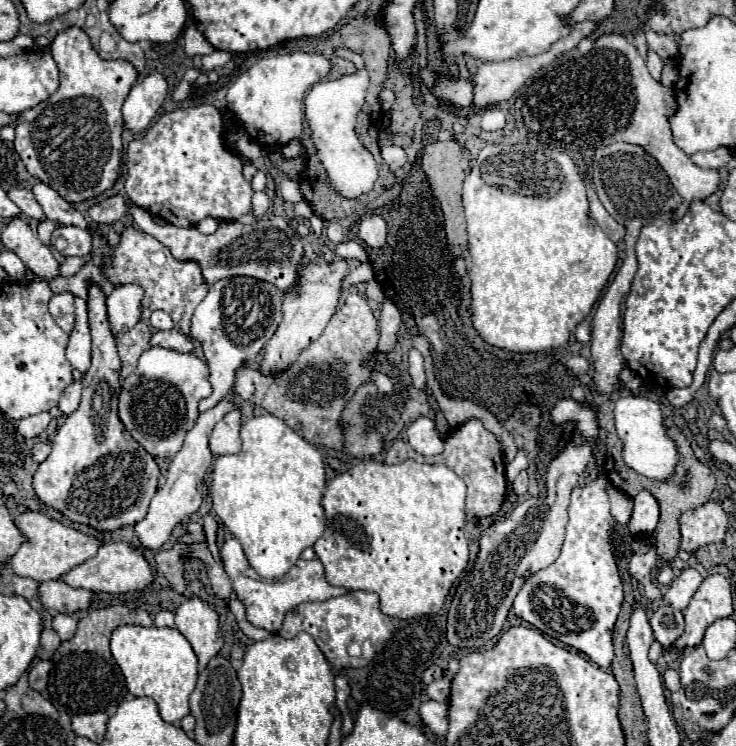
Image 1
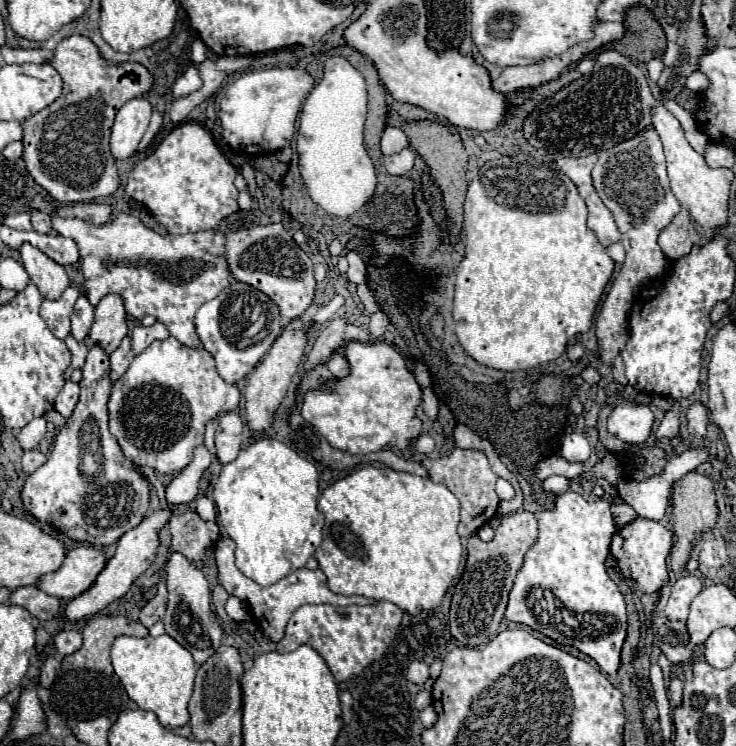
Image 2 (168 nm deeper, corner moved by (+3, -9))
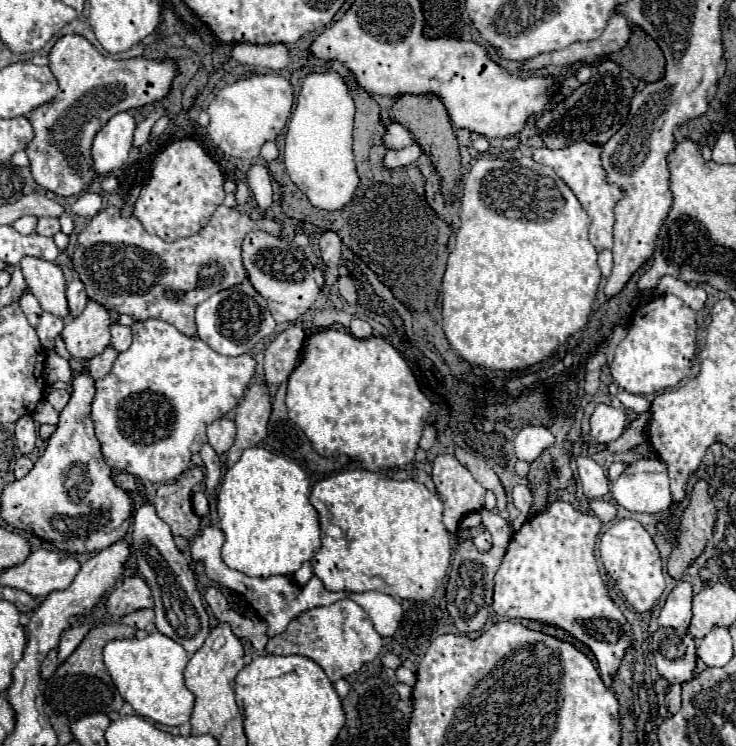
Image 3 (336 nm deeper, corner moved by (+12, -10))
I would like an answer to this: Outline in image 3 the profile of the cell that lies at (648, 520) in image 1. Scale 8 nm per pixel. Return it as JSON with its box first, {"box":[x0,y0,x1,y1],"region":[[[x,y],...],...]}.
{"box":[612,458,672,514],"region":[[[642,458],[612,482],[614,500],[630,512],[658,514],[670,508],[672,494],[668,466],[658,458]]]}

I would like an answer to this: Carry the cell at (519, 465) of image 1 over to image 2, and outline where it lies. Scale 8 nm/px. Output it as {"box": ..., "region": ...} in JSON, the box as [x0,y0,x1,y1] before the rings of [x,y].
{"box":[495,479,515,500],"region":[[[497,479],[497,485],[495,485],[495,491],[497,491],[497,495],[499,495],[499,499],[510,500],[515,495],[515,491],[513,491],[513,487],[511,487],[511,483],[509,481],[505,481],[505,479]]]}

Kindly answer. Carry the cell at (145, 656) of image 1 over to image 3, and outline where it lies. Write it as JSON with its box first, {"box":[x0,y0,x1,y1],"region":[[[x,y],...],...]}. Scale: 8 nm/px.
{"box":[104,632,194,726],"region":[[[152,632],[144,640],[112,640],[104,646],[104,664],[120,692],[136,714],[164,726],[180,726],[190,720],[194,696],[184,686],[184,668],[188,664],[186,650],[172,638]]]}

